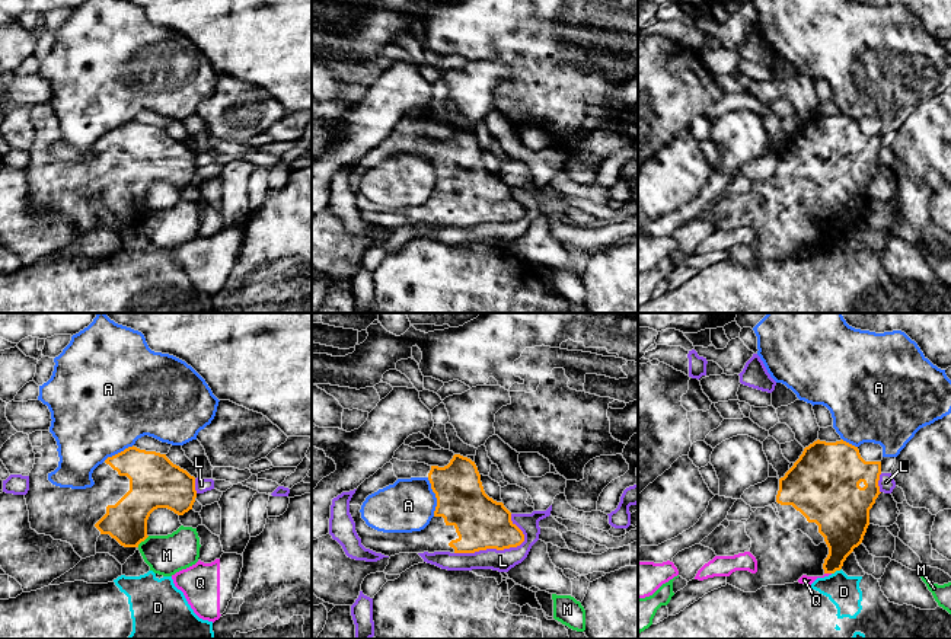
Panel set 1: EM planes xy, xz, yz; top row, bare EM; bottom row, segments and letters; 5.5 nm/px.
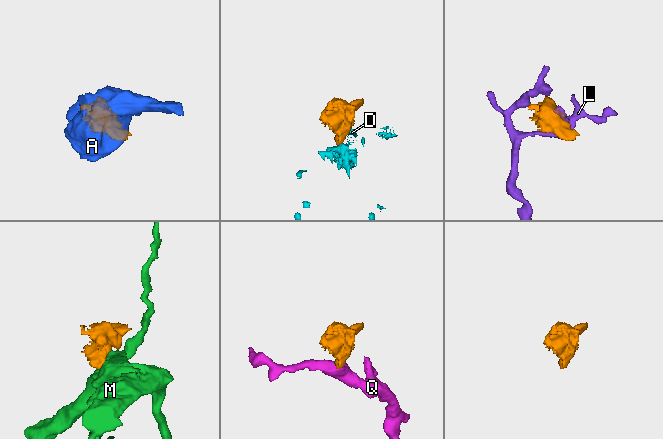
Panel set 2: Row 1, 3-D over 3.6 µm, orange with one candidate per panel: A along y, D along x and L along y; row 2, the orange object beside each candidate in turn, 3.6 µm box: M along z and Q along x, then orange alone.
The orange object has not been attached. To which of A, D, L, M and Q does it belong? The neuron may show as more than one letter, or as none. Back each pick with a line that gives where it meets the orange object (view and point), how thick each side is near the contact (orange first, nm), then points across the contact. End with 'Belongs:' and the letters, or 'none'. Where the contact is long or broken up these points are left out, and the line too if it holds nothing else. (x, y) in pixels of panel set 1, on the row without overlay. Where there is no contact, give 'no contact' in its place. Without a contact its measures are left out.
Belongs: none

